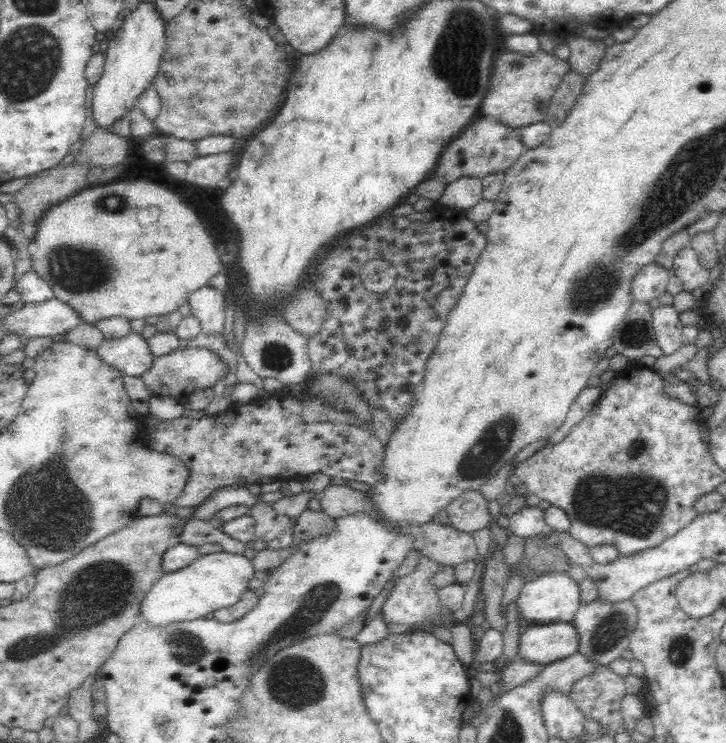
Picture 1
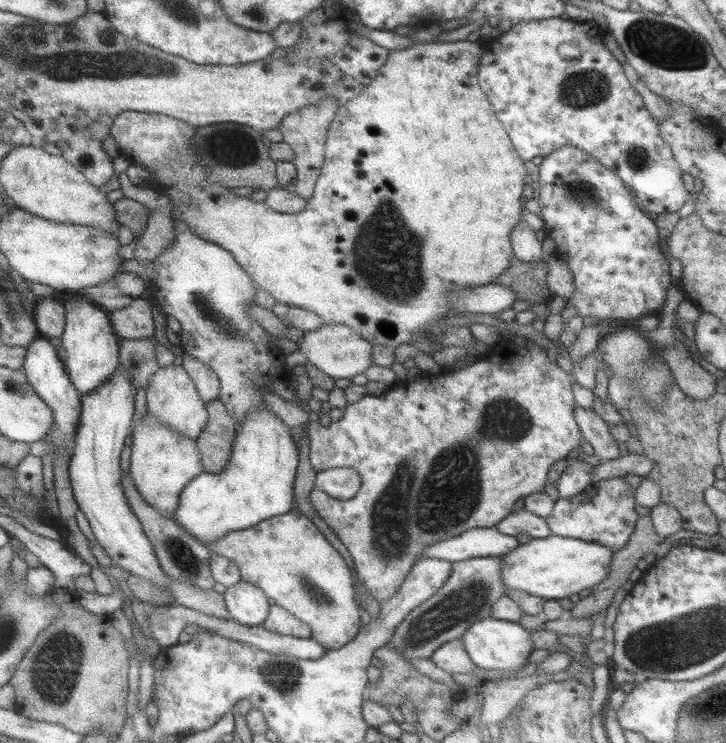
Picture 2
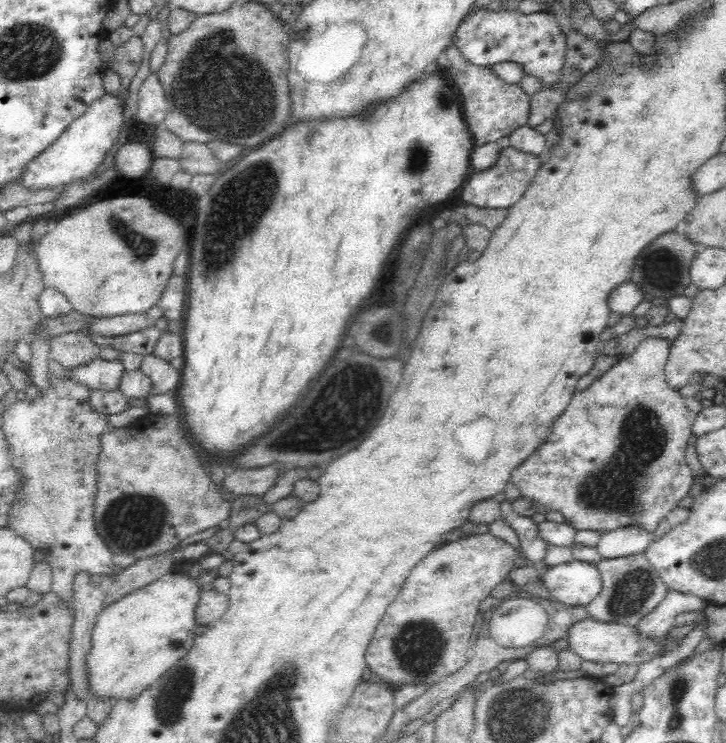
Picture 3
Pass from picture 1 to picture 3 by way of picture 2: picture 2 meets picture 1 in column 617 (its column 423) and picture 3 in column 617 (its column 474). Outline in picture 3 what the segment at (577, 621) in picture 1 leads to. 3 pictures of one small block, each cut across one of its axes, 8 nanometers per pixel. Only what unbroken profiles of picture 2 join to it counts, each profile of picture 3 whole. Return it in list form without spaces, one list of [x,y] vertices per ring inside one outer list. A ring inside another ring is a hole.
[[[634,553],[625,557],[602,559],[598,564],[602,588],[600,595],[585,608],[589,617],[597,622],[610,622],[636,627],[646,614],[660,606],[669,589],[658,571],[648,562],[644,553]]]

